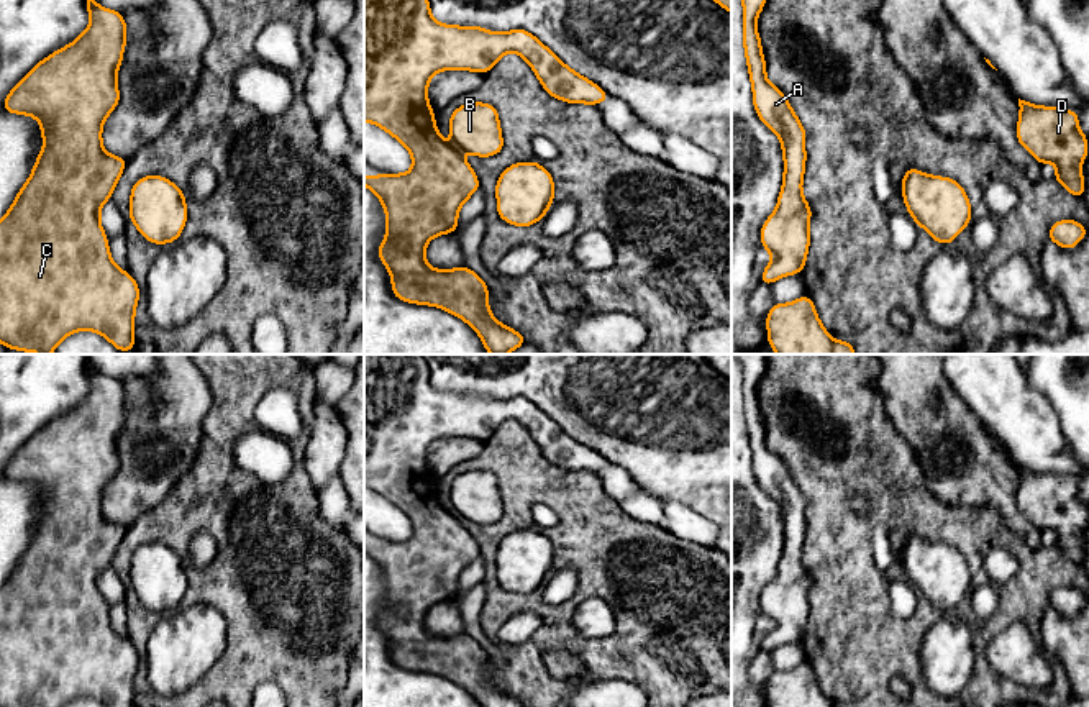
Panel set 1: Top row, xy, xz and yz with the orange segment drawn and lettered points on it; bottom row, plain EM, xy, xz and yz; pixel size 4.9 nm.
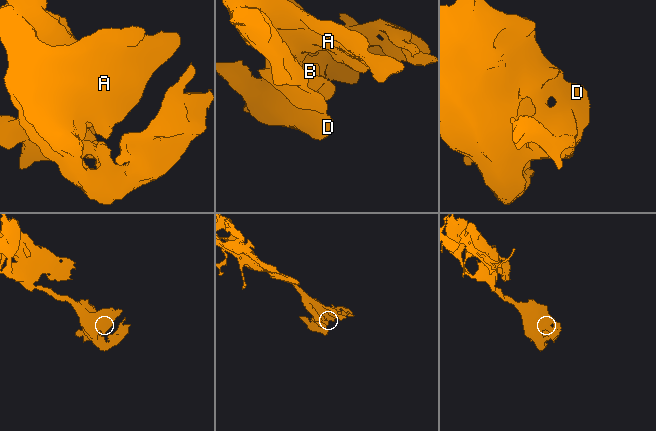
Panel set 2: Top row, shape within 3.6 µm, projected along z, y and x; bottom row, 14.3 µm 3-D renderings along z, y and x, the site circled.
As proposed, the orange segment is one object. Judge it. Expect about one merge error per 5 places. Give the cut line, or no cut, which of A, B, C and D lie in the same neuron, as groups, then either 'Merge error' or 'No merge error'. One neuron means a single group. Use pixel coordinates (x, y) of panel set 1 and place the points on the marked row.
No split. Groups: A B C D. No merge error

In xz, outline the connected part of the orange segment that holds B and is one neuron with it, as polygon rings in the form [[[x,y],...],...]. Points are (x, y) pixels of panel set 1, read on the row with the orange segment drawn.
[[[364,0],[364,121],[377,125],[399,139],[413,159],[413,167],[407,174],[364,176],[364,185],[380,198],[387,217],[387,236],[379,244],[379,261],[390,272],[392,292],[397,299],[408,303],[433,305],[462,318],[477,331],[490,354],[507,354],[526,341],[522,333],[492,317],[487,303],[489,287],[474,271],[466,266],[448,271],[433,269],[425,261],[425,248],[431,238],[458,230],[461,205],[481,187],[476,172],[459,151],[487,157],[503,149],[499,112],[494,105],[482,102],[458,107],[449,118],[449,135],[456,143],[451,146],[438,135],[426,90],[430,79],[440,71],[461,69],[485,74],[507,52],[520,54],[551,97],[567,103],[589,105],[597,105],[608,98],[605,90],[563,64],[553,51],[526,30],[495,33],[481,26],[441,25],[433,20],[428,0]]]

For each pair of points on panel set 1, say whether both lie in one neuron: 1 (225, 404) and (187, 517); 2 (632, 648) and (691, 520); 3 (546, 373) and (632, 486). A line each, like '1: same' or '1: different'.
1: same
2: different
3: different

